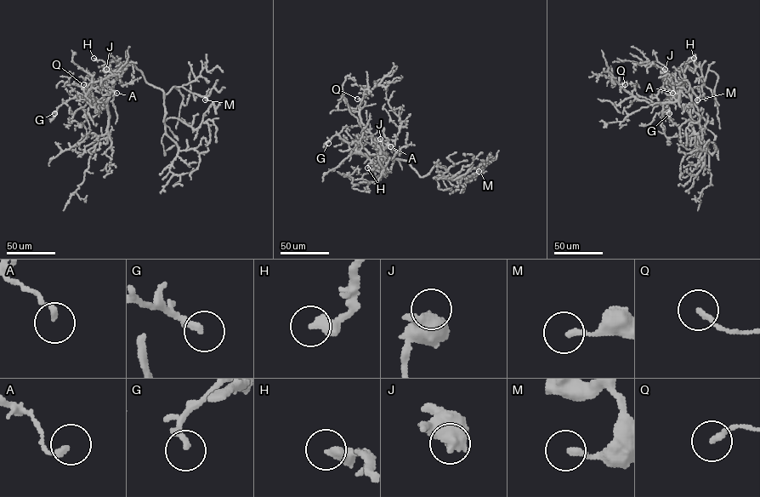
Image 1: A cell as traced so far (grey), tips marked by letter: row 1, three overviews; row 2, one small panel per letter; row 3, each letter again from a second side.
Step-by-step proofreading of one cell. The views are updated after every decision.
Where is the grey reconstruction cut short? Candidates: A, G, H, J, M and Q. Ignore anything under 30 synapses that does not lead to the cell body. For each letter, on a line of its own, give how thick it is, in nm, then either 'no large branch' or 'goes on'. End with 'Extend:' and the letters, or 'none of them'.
A: 200 nm | no large branch
G: 260 nm | goes on
H: 420 nm | goes on
J: 600 nm | no large branch
M: 200 nm | no large branch
Q: 180 nm | no large branch
Extend: G, H

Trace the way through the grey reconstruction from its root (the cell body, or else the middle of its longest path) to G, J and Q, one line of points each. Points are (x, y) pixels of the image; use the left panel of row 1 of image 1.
G: (127, 64), (119, 71), (106, 100), (100, 102), (87, 95), (73, 97), (62, 103), (54, 113)
J: (127, 64), (119, 71), (110, 94), (111, 88), (104, 86), (106, 69)
Q: (127, 64), (119, 71), (110, 96), (105, 101), (89, 103), (86, 99), (88, 89), (83, 84)

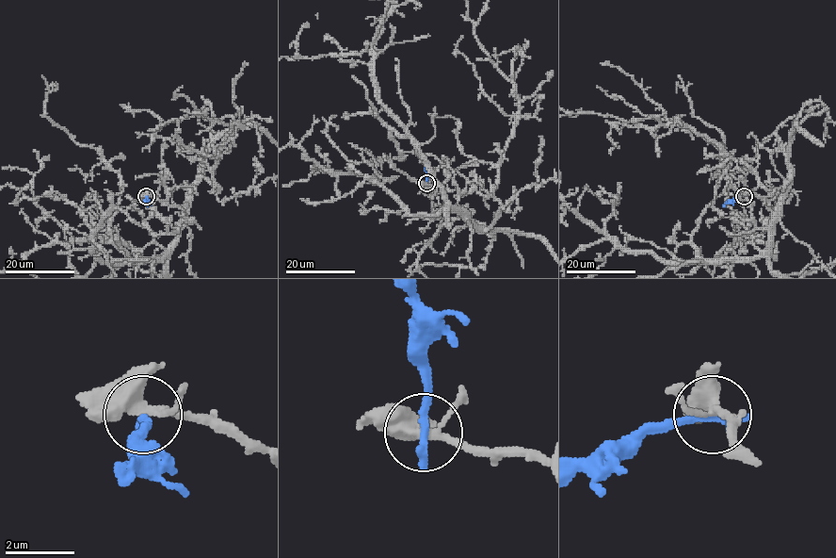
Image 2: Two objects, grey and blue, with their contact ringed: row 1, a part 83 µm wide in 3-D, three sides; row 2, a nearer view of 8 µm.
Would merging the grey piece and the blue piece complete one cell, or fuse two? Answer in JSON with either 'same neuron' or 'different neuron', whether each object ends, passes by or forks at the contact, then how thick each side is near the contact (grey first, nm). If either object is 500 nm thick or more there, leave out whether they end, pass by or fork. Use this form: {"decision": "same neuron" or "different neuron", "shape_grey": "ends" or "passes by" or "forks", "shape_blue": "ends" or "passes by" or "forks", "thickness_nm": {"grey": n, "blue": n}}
{"decision": "different neuron", "shape_grey": "forks", "shape_blue": "ends", "thickness_nm": {"grey": 320, "blue": 320}}

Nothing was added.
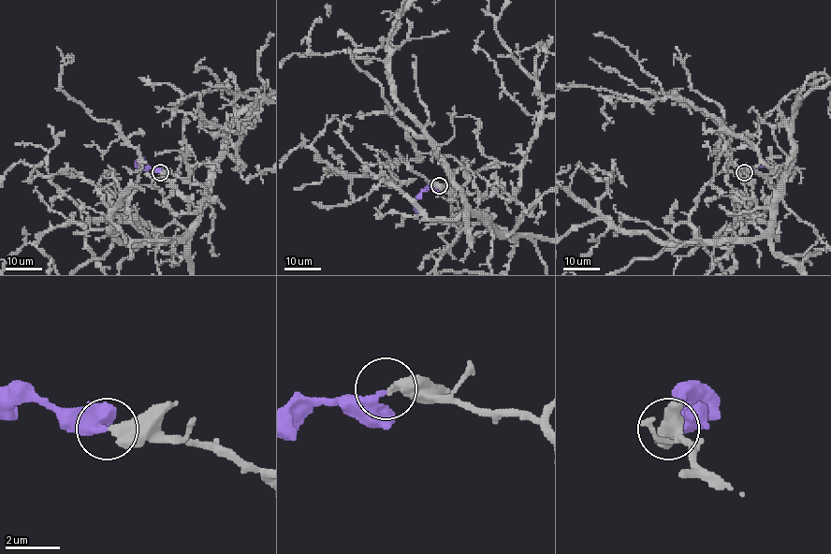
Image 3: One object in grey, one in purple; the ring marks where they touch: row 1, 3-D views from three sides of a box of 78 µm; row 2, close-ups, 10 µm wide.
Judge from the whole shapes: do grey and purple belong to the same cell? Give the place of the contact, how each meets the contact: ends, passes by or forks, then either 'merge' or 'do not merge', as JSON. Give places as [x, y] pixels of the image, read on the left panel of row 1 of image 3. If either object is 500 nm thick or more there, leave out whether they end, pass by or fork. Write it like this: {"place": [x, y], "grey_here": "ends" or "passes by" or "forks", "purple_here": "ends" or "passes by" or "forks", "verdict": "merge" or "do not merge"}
{"place": [160, 172], "grey_here": "ends", "purple_here": "ends", "verdict": "merge"}

